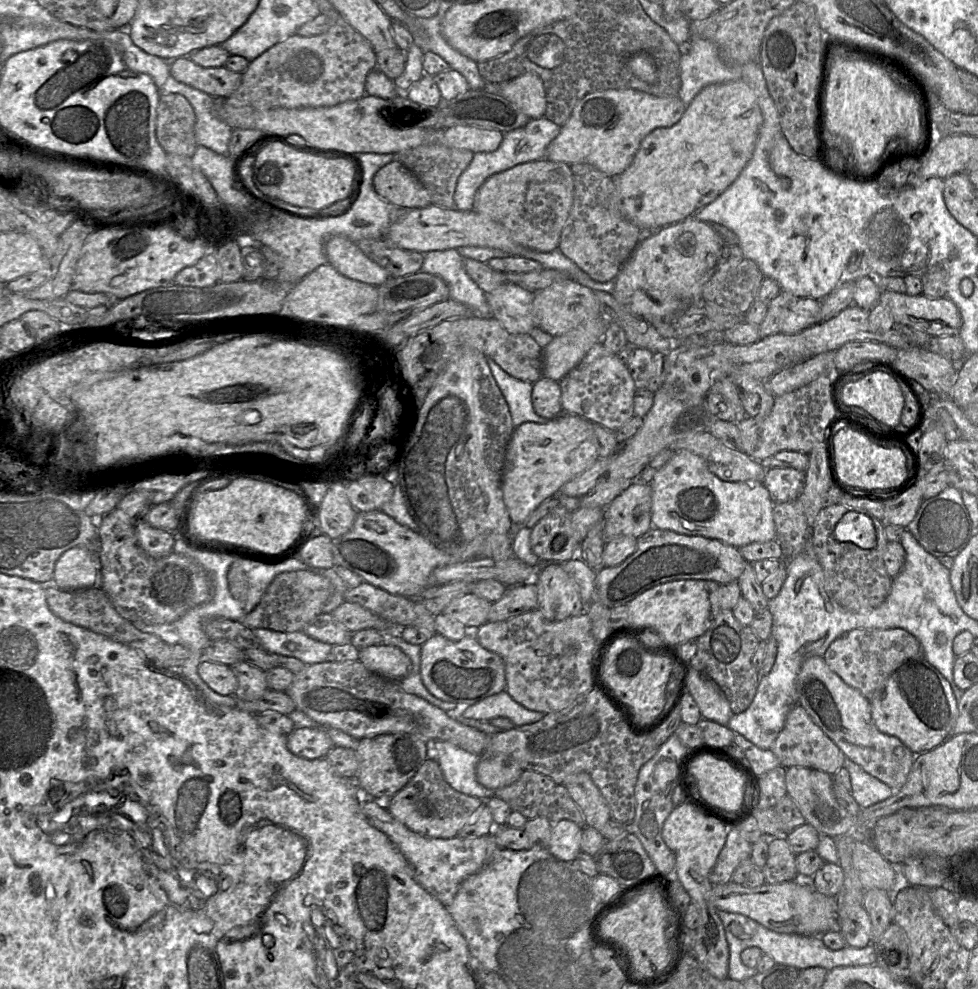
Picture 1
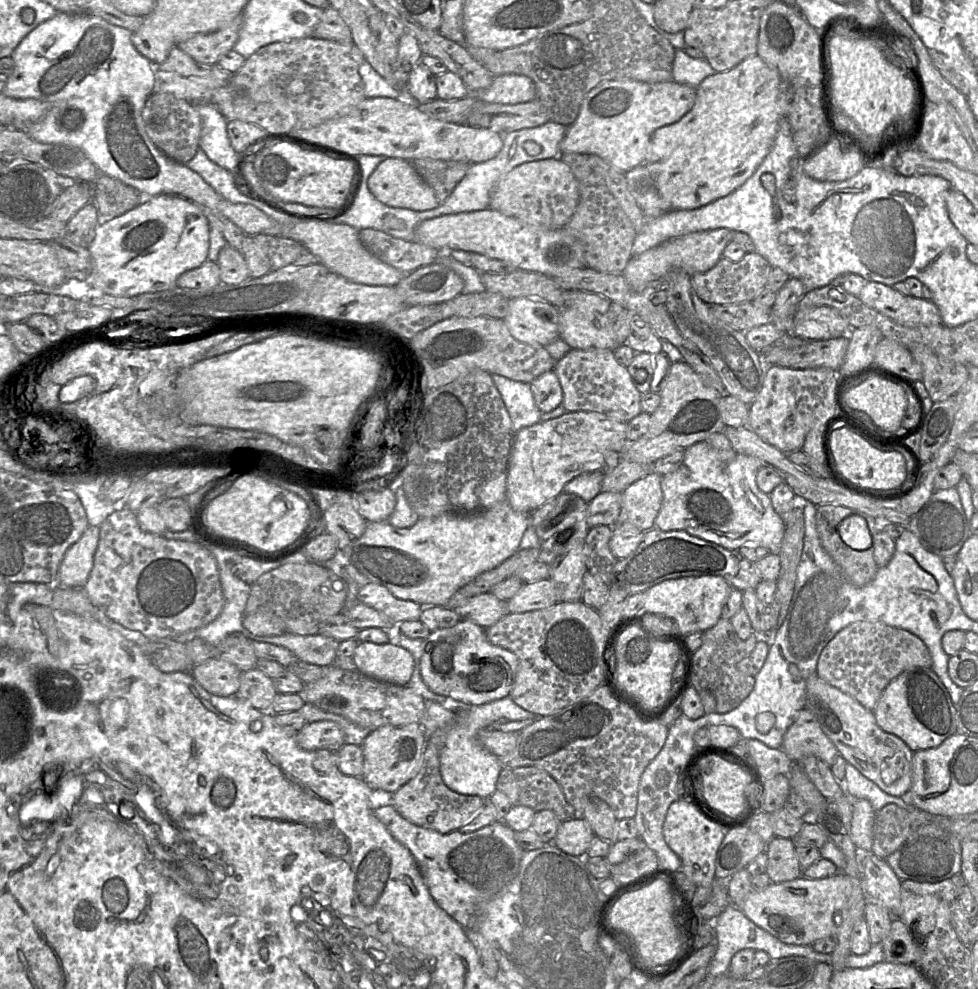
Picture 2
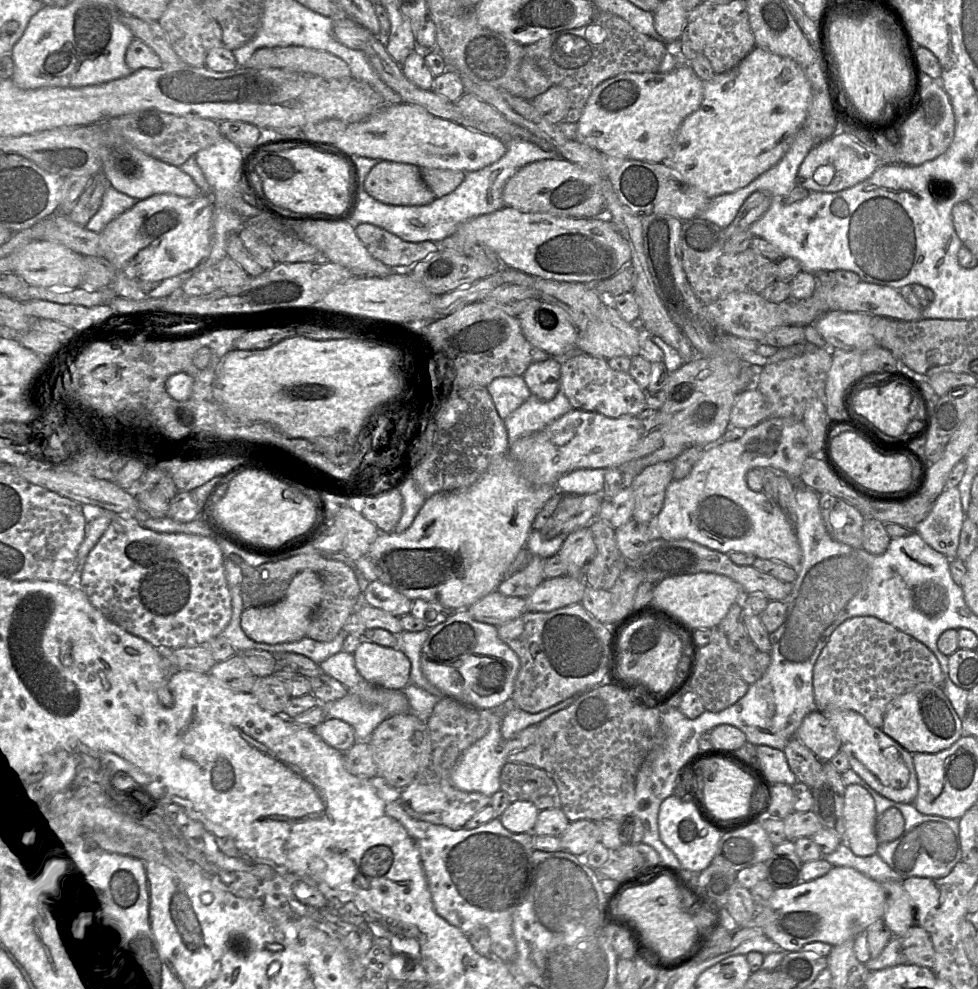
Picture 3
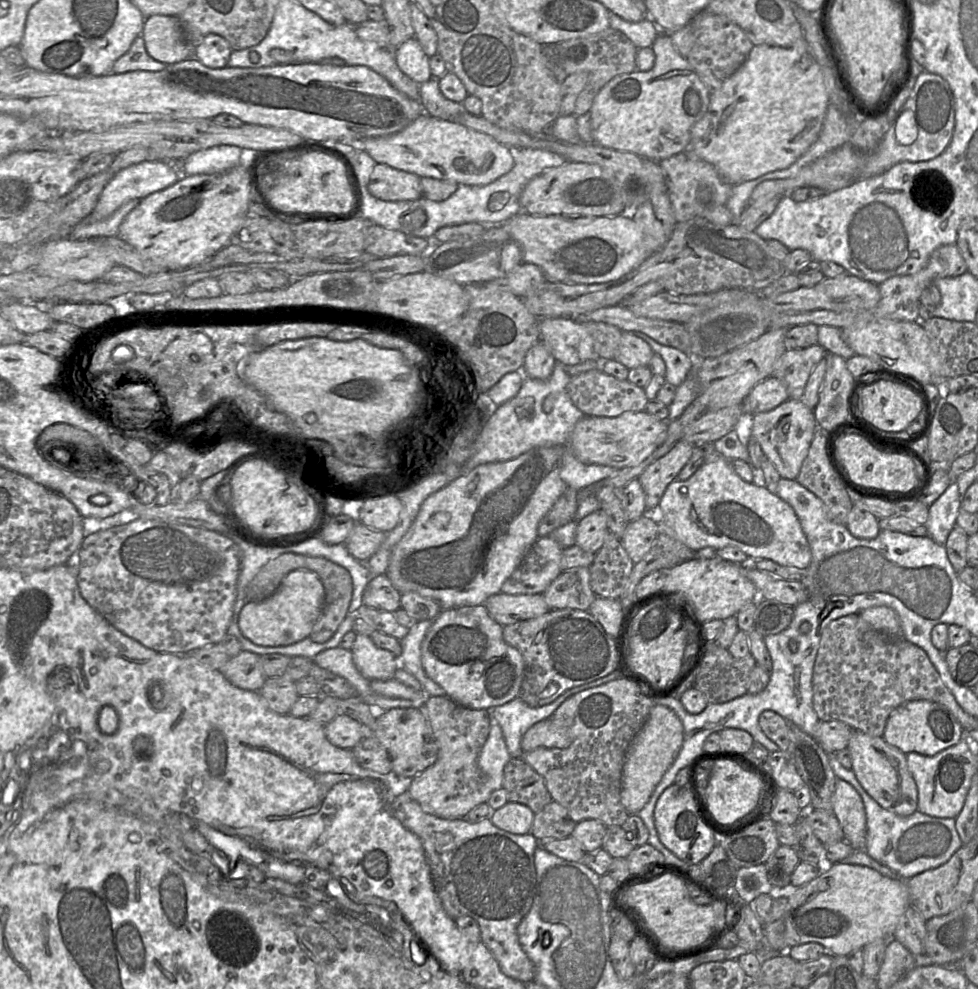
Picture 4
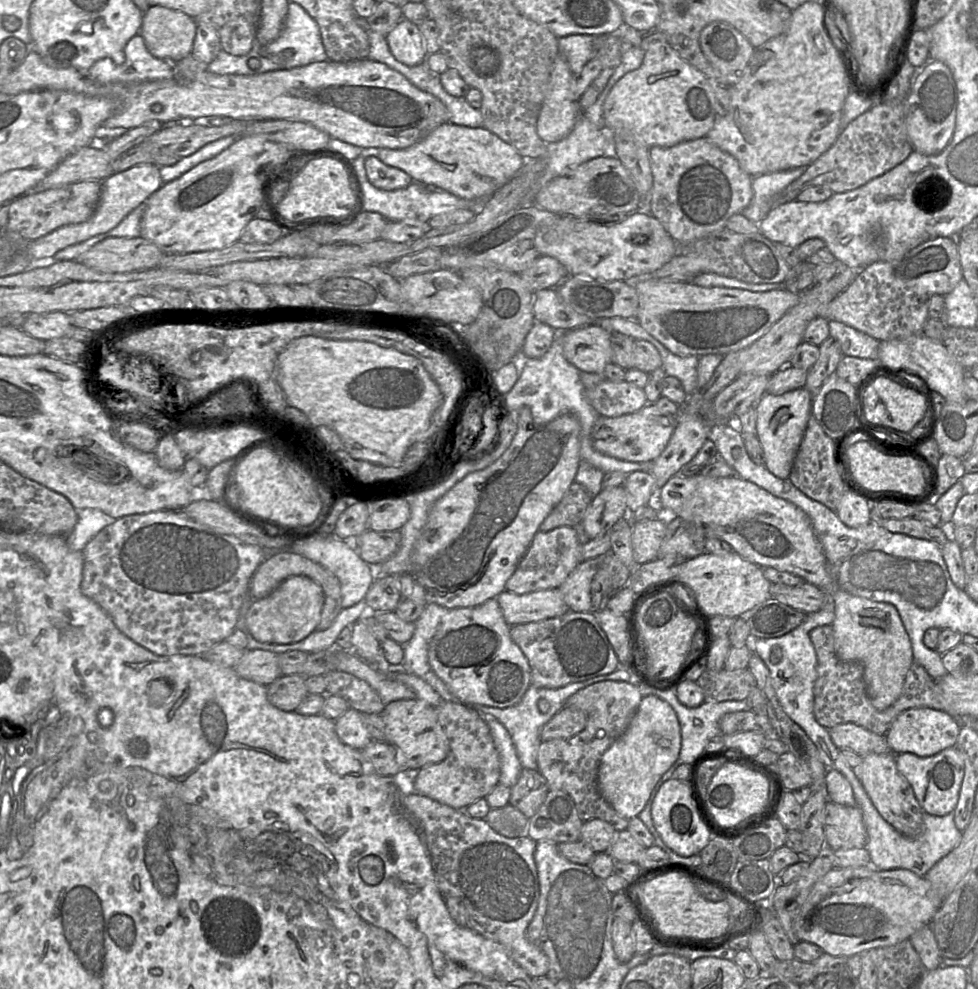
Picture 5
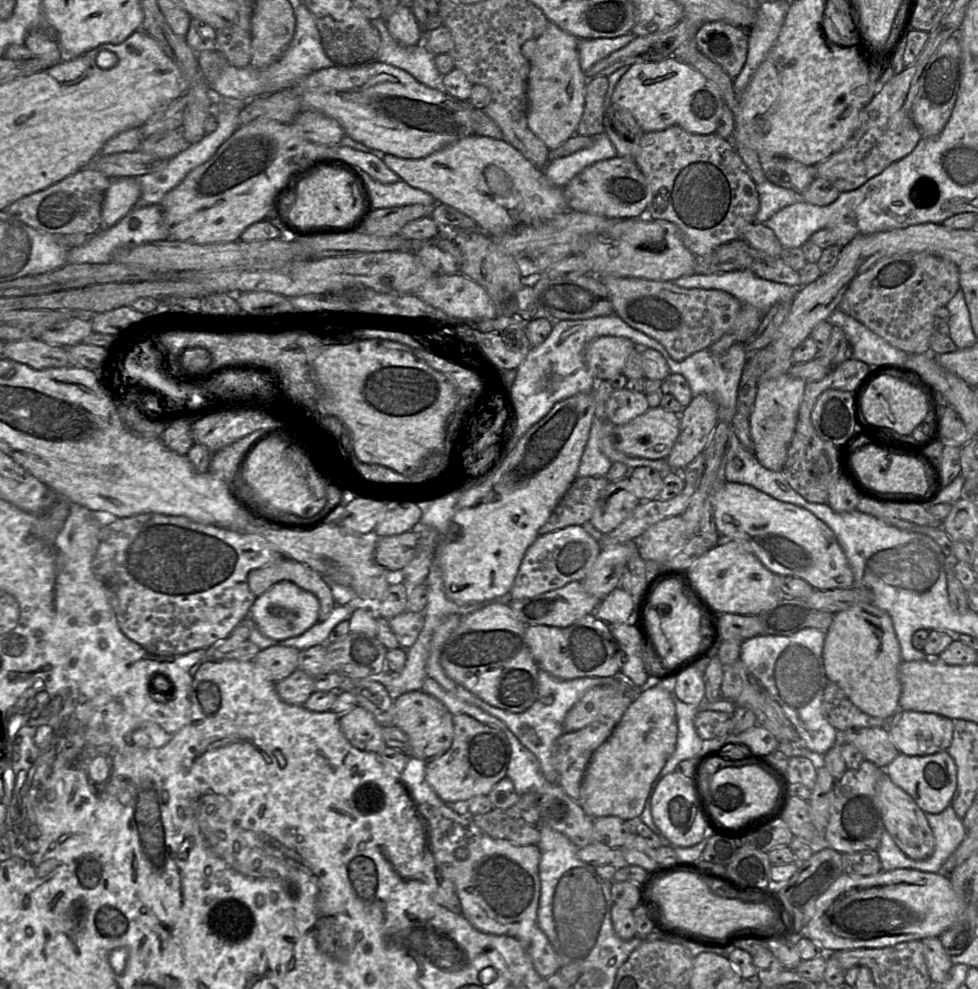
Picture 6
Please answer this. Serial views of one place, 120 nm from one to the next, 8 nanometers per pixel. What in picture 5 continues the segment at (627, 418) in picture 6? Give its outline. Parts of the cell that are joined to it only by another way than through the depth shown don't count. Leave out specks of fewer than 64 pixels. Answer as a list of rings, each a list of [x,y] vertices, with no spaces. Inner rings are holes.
[[[604,379],[594,388],[585,389],[585,397],[600,416],[611,418],[637,412],[648,404],[644,390],[625,380],[613,382]]]

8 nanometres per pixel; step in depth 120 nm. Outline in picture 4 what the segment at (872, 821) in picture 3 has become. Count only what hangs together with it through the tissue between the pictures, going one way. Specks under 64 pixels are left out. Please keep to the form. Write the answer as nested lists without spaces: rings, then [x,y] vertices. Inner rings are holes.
[[[836,779],[832,796],[833,813],[844,833],[844,839],[855,850],[864,850],[866,841],[866,815],[863,801],[848,782]]]

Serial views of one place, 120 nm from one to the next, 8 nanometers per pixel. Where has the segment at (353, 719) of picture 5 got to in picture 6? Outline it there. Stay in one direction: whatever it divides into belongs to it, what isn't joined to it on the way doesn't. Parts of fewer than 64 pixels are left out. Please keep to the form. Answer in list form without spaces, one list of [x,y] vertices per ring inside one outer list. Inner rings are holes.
[[[356,706],[341,714],[339,722],[342,733],[353,747],[378,754],[386,748],[382,726],[366,709]]]

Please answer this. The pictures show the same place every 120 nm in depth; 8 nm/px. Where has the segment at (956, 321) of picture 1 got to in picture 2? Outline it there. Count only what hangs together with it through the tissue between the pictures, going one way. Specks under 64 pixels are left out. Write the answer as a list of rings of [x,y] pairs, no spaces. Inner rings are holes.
[[[868,282],[857,296],[866,306],[904,326],[942,324],[938,307],[925,298],[903,295],[892,286]]]

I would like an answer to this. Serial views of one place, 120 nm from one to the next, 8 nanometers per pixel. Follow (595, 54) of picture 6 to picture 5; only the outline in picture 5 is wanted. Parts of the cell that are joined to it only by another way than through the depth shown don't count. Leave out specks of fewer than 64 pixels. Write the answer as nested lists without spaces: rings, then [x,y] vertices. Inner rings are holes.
[[[575,34],[558,39],[560,54],[568,63],[570,71],[579,74],[587,62],[595,57],[595,40],[597,36]]]

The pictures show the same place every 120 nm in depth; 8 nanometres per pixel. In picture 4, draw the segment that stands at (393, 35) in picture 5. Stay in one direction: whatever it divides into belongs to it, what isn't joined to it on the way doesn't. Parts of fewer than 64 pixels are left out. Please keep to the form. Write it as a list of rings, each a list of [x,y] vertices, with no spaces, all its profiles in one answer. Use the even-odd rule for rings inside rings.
[[[415,37],[394,50],[394,56],[399,69],[417,84],[421,85],[432,78],[429,57]]]

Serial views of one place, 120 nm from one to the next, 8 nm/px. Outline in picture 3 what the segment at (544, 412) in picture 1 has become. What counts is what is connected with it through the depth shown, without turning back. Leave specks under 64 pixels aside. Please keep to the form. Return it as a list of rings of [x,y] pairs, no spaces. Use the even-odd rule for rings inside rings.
[[[550,357],[531,364],[523,374],[531,394],[543,401],[552,400],[560,389],[561,363]]]

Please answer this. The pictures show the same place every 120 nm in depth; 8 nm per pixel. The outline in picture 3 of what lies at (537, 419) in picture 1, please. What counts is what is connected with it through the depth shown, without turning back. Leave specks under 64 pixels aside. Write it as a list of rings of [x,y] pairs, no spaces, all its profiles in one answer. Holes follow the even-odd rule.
[[[523,376],[499,377],[487,387],[499,416],[504,420],[532,394]]]

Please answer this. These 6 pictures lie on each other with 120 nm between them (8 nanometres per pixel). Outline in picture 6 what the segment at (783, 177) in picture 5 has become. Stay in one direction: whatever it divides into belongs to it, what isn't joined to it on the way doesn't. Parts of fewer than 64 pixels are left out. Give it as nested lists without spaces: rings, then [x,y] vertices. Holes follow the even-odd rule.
[[[768,180],[756,185],[759,195],[759,210],[755,223],[763,224],[782,208],[802,200],[800,193],[772,184]]]

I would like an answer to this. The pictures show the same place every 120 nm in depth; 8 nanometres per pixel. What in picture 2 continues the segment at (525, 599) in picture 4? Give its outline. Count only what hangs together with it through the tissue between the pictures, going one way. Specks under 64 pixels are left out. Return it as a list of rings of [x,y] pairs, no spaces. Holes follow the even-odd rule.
[[[486,592],[470,598],[466,603],[453,609],[460,616],[486,629],[509,614],[507,601],[498,599],[493,593]]]

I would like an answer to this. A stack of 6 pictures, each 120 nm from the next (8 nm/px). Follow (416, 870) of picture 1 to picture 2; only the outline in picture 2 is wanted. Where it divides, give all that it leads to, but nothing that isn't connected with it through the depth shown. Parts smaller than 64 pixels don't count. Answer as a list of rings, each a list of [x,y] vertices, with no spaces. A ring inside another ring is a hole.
[[[393,805],[376,807],[373,813],[392,836],[411,852],[433,900],[464,931],[478,930],[478,913],[518,875],[520,861],[526,852],[518,845],[516,832],[504,821],[495,821],[474,832],[456,830],[442,834],[413,824]]]

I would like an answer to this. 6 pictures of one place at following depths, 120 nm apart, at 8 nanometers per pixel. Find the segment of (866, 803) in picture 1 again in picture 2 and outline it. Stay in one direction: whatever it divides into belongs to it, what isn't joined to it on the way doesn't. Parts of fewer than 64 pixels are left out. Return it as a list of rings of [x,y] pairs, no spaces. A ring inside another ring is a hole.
[[[848,762],[845,772],[844,789],[849,797],[868,800],[876,812],[888,804],[895,804],[907,811],[918,809],[908,801],[907,797],[896,797],[882,791]]]

